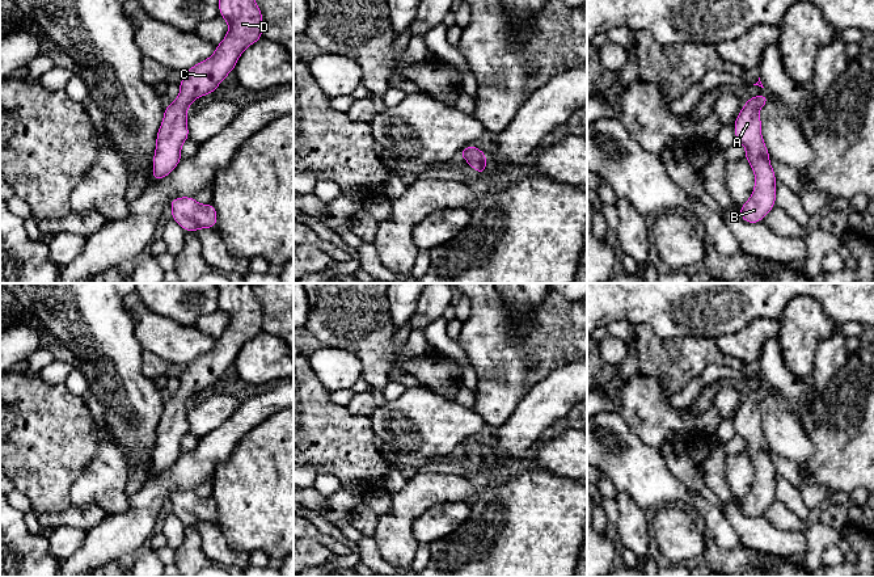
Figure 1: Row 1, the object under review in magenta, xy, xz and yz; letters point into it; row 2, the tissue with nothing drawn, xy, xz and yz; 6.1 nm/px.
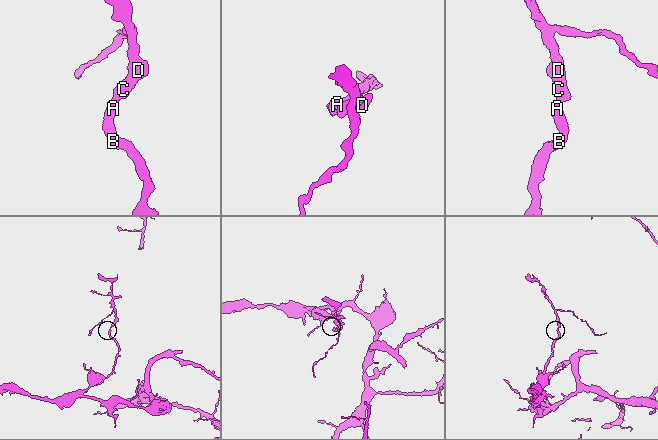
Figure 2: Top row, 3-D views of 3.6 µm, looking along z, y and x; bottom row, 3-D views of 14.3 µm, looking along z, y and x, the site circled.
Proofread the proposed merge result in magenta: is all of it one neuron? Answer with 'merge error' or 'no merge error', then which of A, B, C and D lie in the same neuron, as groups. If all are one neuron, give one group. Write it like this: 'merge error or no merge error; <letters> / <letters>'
no merge error; A B C D

